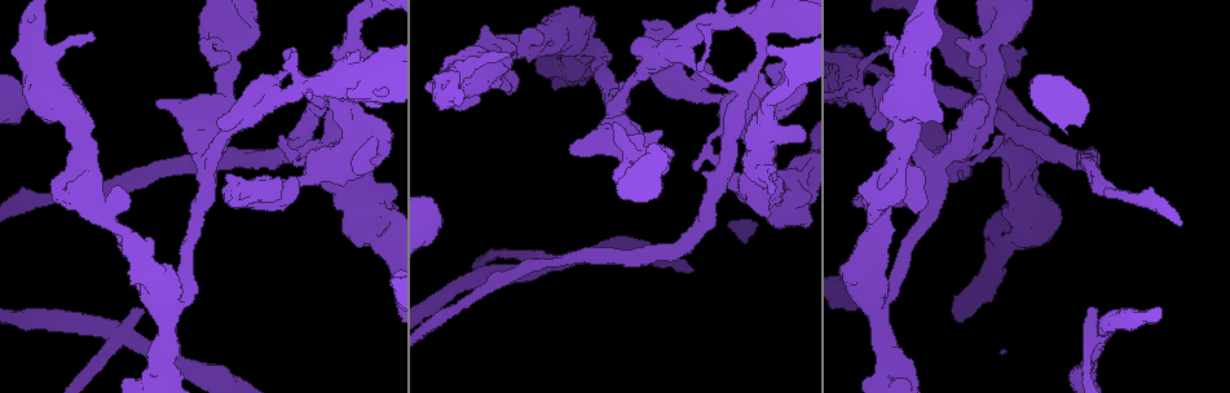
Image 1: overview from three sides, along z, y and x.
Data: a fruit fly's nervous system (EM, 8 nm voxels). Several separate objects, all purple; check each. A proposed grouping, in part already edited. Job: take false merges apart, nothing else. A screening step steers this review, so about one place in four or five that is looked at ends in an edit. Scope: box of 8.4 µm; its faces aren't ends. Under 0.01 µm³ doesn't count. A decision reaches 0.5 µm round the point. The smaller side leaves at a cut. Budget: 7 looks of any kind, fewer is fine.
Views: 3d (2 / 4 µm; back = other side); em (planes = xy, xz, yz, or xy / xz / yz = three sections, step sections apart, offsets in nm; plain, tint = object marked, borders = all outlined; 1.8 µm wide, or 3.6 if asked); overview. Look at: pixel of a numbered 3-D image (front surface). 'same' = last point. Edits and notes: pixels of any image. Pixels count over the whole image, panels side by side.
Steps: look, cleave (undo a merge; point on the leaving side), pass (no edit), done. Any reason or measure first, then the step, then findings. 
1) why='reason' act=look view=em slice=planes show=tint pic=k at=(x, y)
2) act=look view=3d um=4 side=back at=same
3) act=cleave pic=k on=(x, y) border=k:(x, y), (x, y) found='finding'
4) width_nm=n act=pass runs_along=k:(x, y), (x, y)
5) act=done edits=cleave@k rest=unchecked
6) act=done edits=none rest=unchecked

act=look view=3d um=2 side=back pic=1 at=(746, 79)

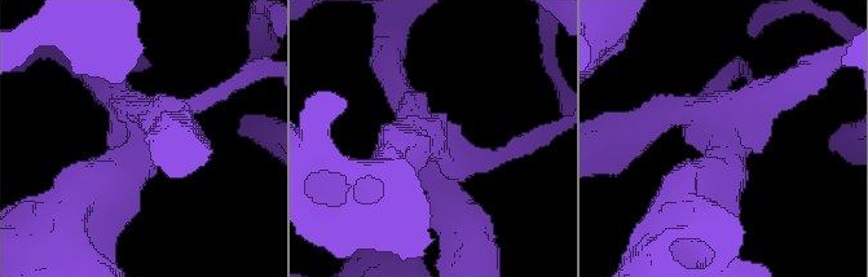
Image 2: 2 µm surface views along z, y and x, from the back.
why='need the tissue' act=look view=em slice=yz step=16 show=tint pic=2 at=(138, 130)

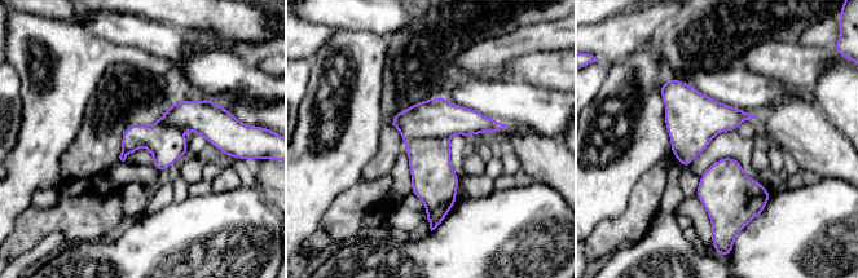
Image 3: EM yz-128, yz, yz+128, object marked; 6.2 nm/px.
act=cleave pic=3 on=(436, 118) border=3:(448, 137), (416, 137), (405, 144) found='two neurons meet here'

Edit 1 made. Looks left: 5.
why='a fork' act=look view=3d um=4 side=back pic=1 at=(249, 119)

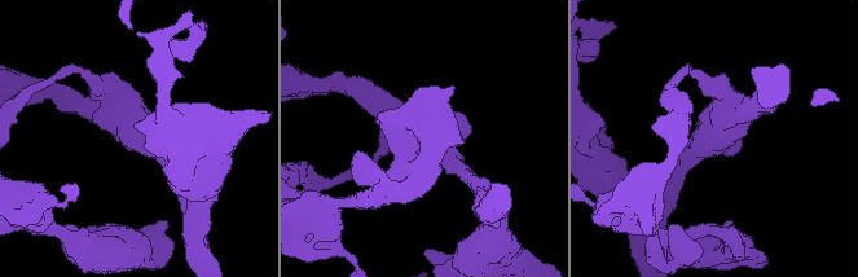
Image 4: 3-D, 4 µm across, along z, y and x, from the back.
why='now the EM' act=look view=em slice=planes show=plain pic=4 at=(712, 143)

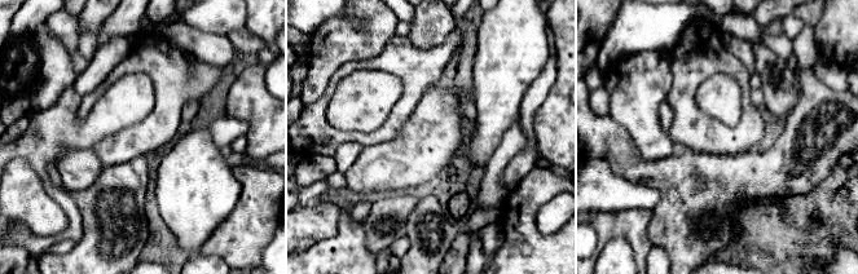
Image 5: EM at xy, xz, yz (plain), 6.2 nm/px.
act=look view=em slice=planes show=tint at=same

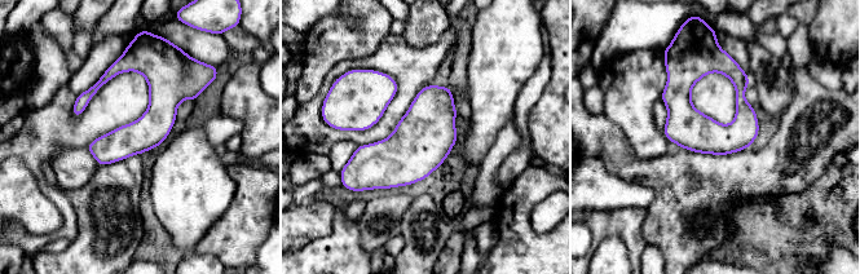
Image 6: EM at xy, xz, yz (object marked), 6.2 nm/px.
act=pass runs_along=6:(129, 58), (157, 80), (157, 111), (101, 162) found='one neuron here'

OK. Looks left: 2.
why='sudden change in width' act=look view=3d um=2 pic=1 at=(163, 360)

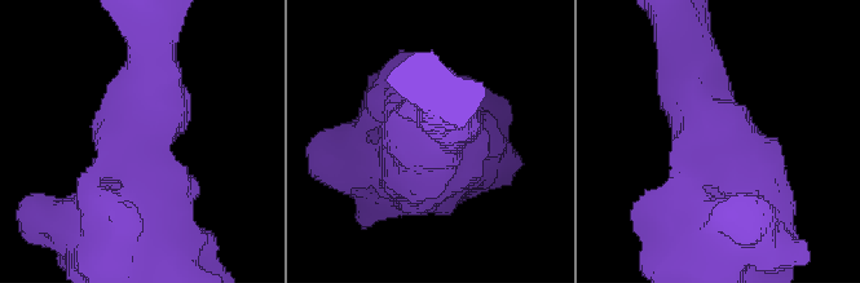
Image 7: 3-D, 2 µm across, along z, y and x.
why='now the EM' act=look view=em slice=planes show=tint pic=7 at=(707, 144)

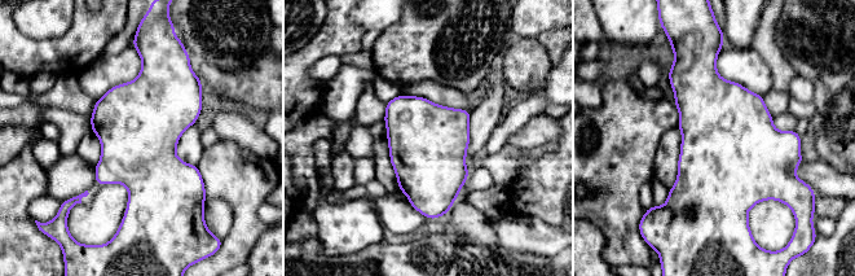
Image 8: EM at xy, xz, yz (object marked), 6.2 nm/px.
width_nm=480 act=pass found='one neuron here'

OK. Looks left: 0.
act=done edits=cleave@3 rest=unchecked

